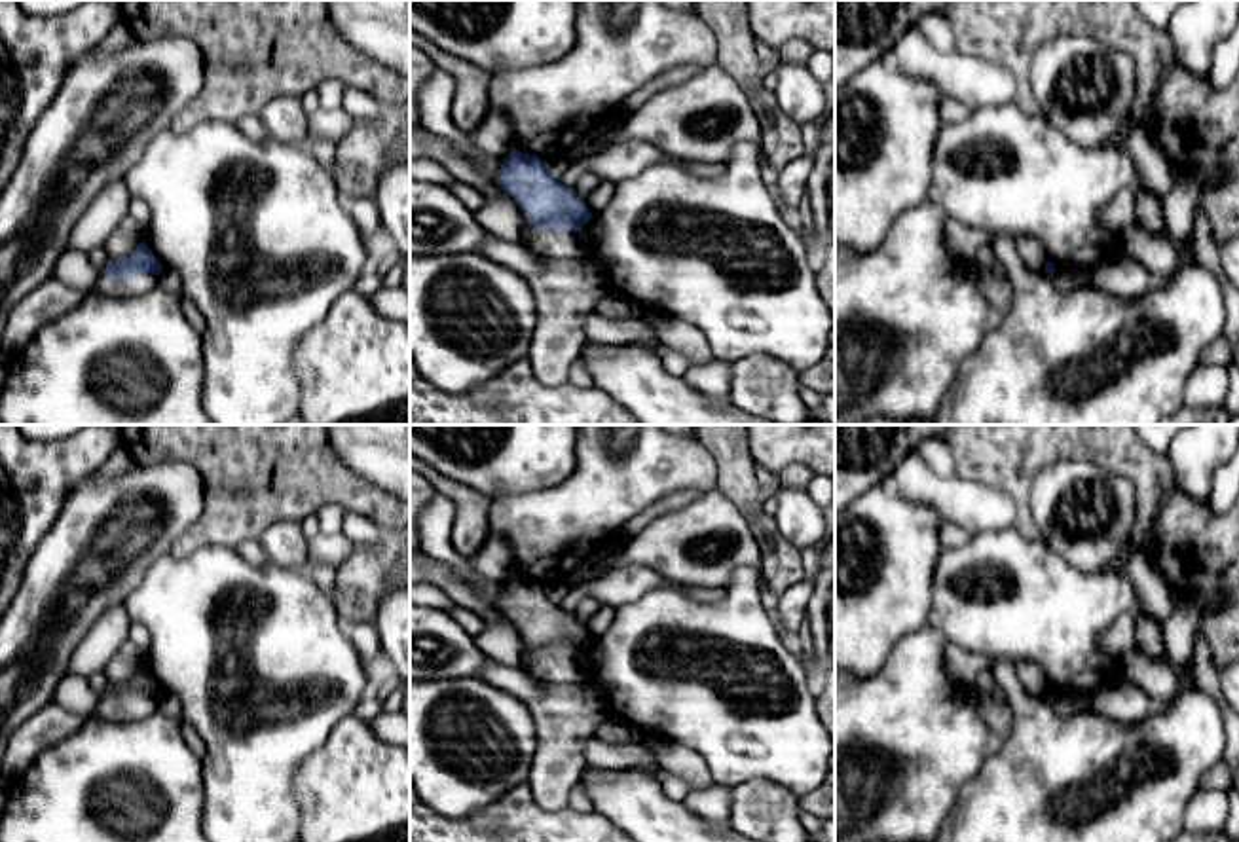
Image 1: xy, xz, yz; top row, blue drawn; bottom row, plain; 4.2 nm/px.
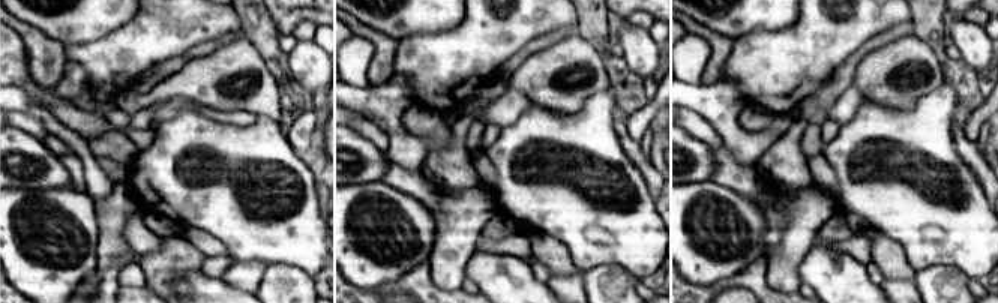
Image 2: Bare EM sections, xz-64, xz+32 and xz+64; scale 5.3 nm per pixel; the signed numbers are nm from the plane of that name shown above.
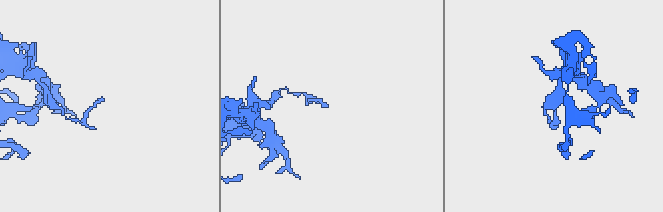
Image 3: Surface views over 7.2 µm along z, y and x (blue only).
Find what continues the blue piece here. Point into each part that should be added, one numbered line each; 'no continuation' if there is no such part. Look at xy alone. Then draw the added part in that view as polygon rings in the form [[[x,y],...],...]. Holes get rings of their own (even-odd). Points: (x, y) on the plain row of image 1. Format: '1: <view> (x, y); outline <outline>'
no continuation

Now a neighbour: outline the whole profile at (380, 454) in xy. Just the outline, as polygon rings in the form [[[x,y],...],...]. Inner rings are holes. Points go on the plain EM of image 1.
[[[328,425],[328,442],[357,476],[410,503],[410,425]]]

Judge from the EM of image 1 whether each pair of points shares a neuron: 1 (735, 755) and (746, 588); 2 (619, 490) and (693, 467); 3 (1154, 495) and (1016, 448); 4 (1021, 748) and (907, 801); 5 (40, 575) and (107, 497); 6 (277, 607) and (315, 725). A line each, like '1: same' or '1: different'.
1: same
2: same
3: same
4: different
5: same
6: same

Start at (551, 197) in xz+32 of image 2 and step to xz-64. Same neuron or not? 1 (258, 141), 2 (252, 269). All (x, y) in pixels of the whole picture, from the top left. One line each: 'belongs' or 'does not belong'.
1: belongs
2: does not belong

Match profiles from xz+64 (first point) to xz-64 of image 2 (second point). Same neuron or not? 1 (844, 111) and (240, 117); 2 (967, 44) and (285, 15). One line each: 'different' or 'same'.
1: same
2: different

